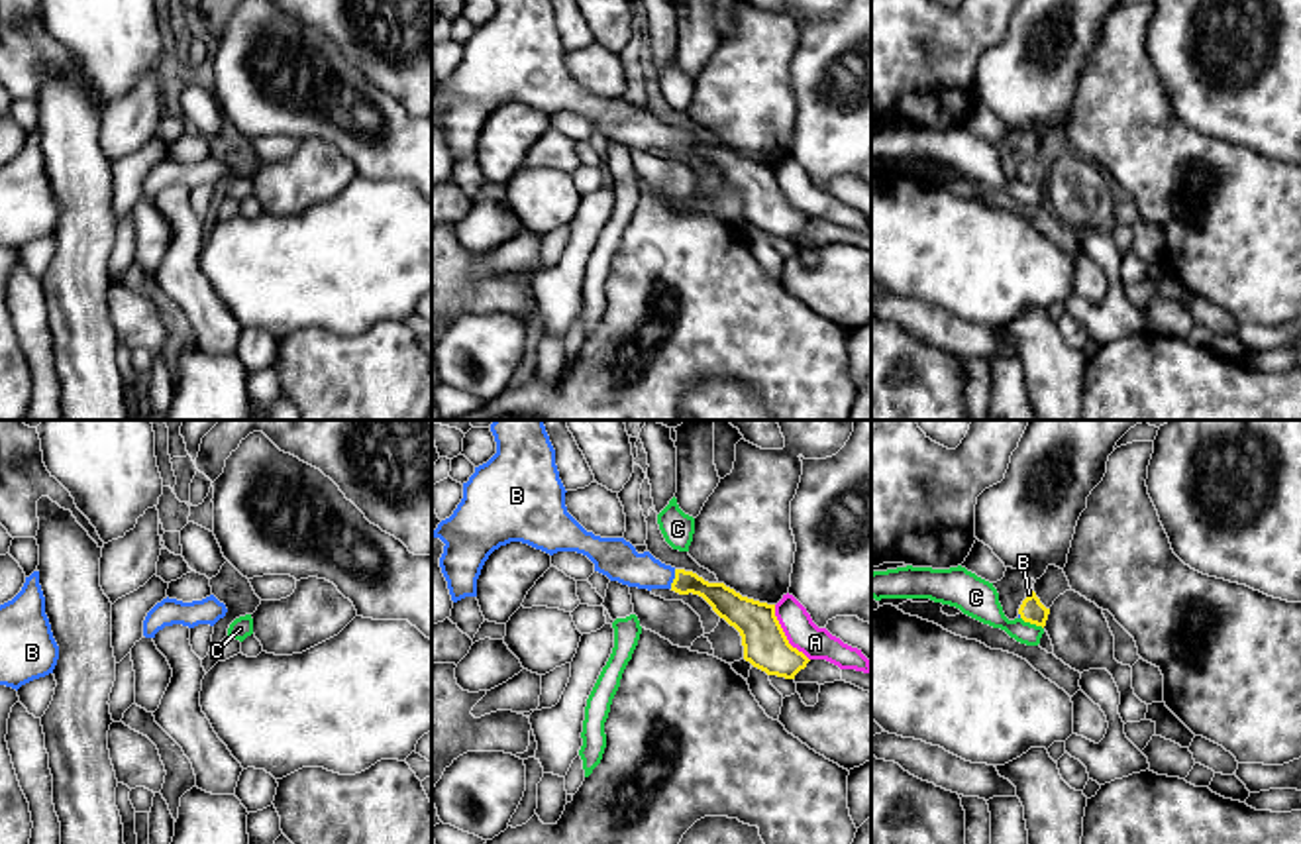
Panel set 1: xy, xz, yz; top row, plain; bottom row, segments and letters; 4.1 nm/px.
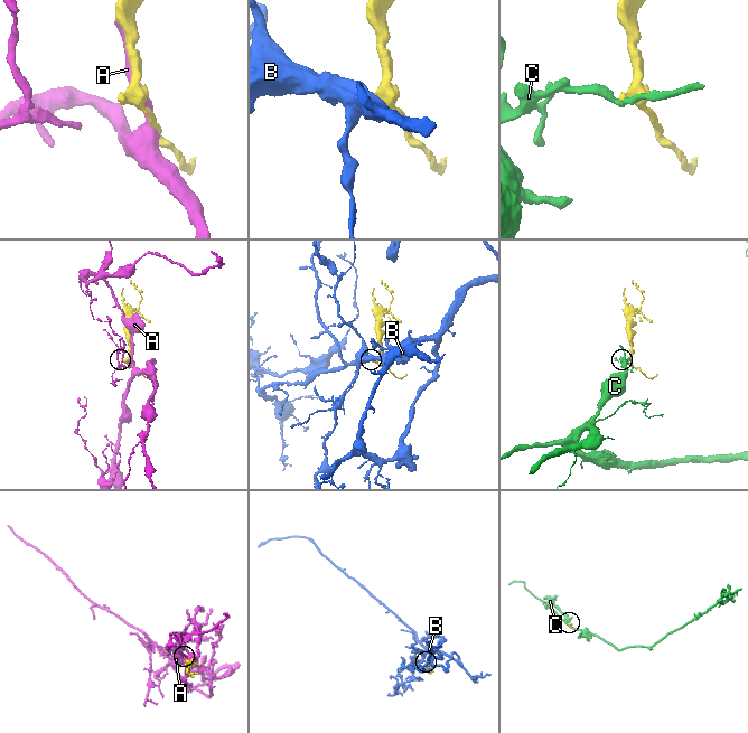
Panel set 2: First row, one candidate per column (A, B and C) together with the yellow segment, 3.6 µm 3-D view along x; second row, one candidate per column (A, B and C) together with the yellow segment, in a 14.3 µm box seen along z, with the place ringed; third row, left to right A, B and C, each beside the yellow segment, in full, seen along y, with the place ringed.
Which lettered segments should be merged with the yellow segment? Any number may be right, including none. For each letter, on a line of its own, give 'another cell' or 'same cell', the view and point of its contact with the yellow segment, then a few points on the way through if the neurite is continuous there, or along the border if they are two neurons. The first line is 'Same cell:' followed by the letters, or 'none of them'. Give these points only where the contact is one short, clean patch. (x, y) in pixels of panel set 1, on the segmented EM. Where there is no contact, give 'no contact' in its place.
Same cell: B
A: another cell; contact xz (783, 634)
B: same cell; contact xz (674, 580); way xz (727, 603), (689, 581), (674, 580), (632, 570), (617, 558)
C: another cell; contact yz (1033, 623); border yz (1021, 617), (1042, 629)

